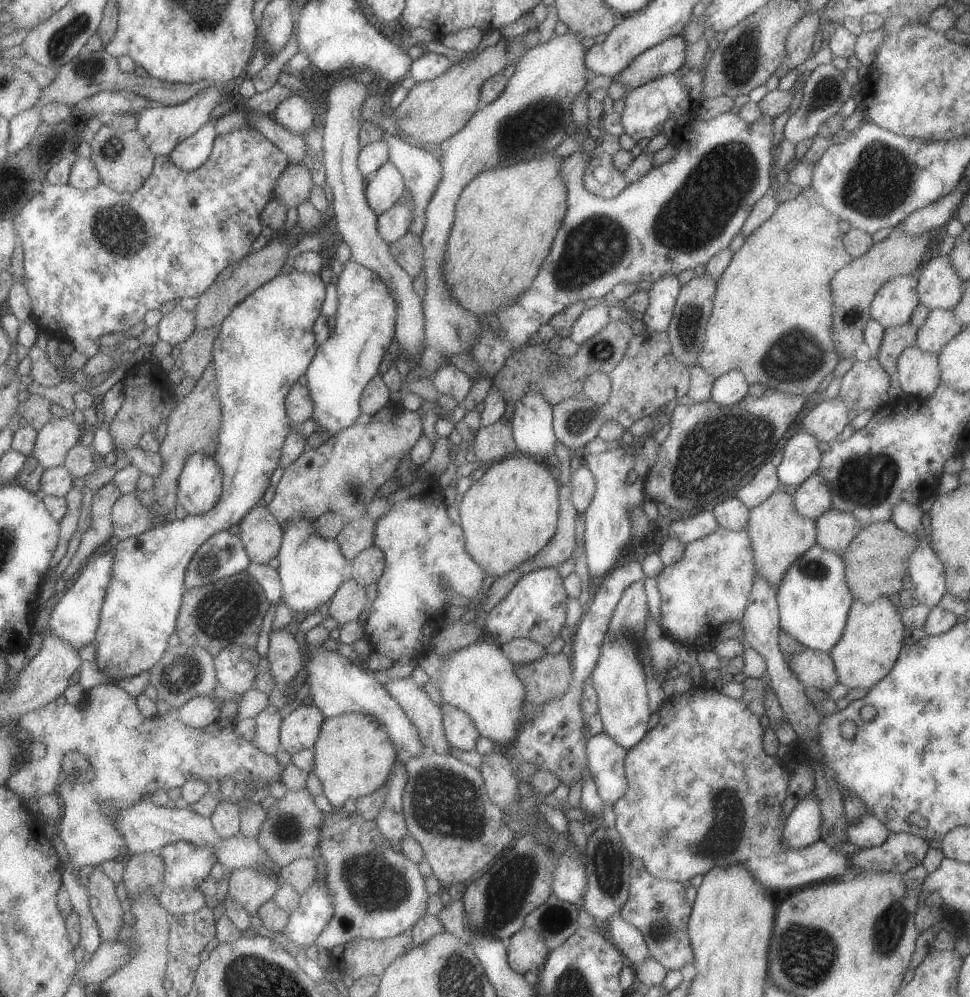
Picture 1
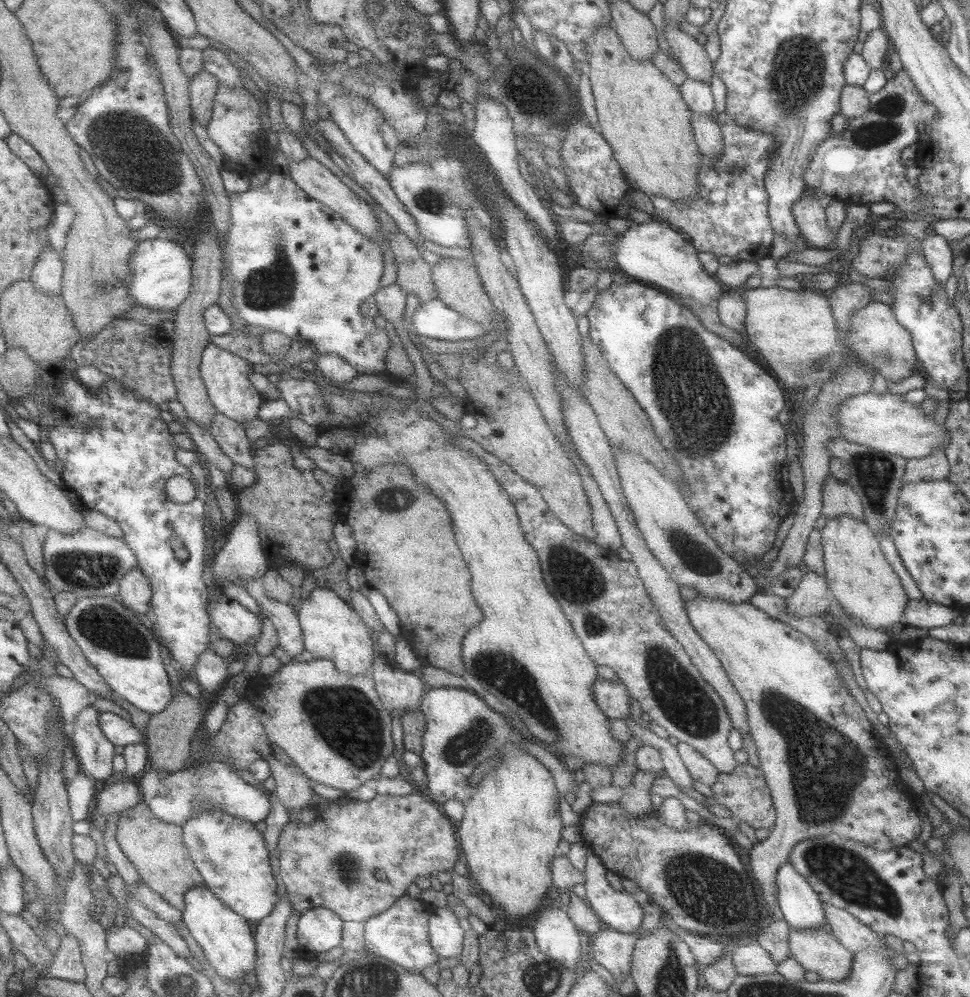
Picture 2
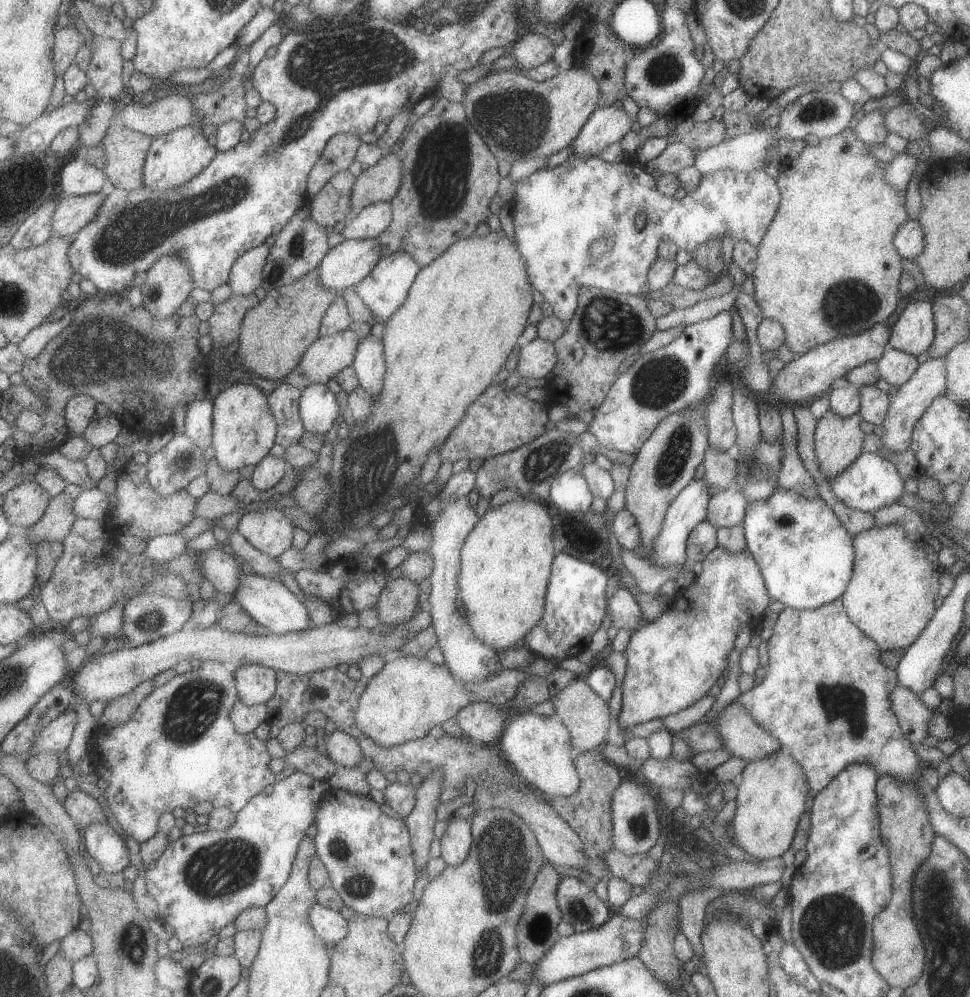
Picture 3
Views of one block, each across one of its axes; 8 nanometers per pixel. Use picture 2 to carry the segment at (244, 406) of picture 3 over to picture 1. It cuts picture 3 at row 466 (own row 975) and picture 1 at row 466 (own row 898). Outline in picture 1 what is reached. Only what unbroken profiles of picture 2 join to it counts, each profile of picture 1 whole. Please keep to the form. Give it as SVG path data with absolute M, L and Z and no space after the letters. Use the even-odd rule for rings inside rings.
M205 451L195 453L190 456L187 461L186 467L180 476L179 485L179 500L181 506L185 508L189 515L204 515L210 510L213 510L217 503L222 499L224 493L224 474L223 469L220 467L219 461L215 458L215 455L208 455Z

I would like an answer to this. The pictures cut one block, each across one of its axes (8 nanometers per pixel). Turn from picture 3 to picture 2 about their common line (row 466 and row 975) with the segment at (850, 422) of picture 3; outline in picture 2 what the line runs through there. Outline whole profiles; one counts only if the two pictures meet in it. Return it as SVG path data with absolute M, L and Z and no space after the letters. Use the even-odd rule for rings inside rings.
M790 927L787 935L790 958L809 972L816 972L822 981L840 981L850 971L853 956L826 928L796 929Z

